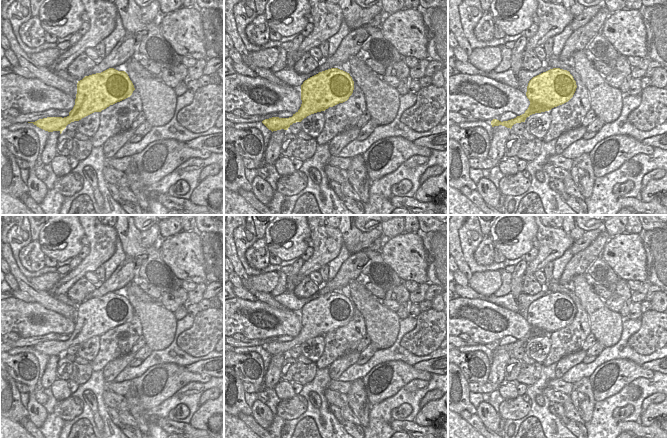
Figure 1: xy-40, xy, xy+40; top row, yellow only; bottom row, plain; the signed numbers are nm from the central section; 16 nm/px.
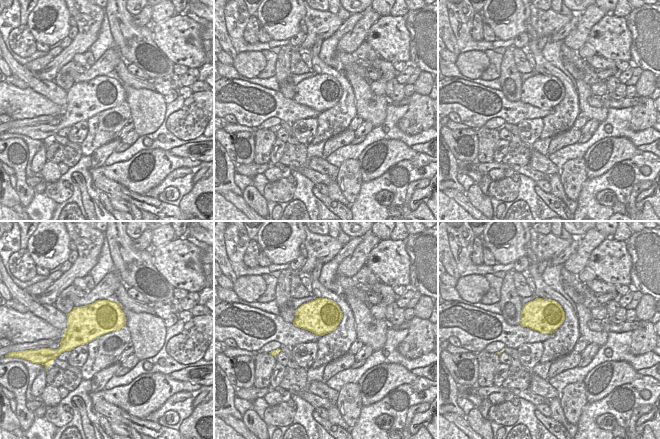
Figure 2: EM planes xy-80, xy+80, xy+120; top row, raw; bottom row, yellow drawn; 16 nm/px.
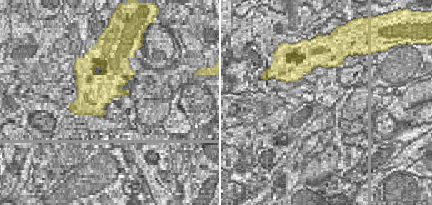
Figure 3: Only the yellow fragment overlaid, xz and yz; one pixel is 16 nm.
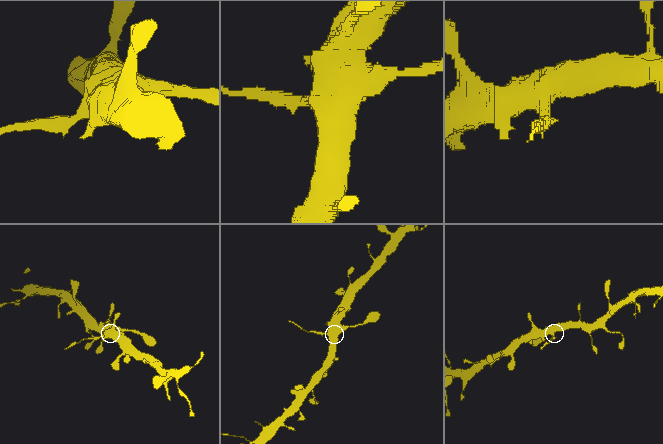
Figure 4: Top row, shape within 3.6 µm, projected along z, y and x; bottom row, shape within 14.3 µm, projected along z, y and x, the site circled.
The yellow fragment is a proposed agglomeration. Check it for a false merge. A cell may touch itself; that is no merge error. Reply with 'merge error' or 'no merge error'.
merge error

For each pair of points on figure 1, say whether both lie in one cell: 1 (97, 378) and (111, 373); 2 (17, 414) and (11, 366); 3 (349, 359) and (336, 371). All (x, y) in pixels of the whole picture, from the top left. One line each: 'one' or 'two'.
1: two
2: two
3: one

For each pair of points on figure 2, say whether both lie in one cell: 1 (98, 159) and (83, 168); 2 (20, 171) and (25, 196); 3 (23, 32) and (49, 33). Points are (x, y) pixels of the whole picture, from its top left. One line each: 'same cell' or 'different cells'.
1: different cells
2: same cell
3: different cells

